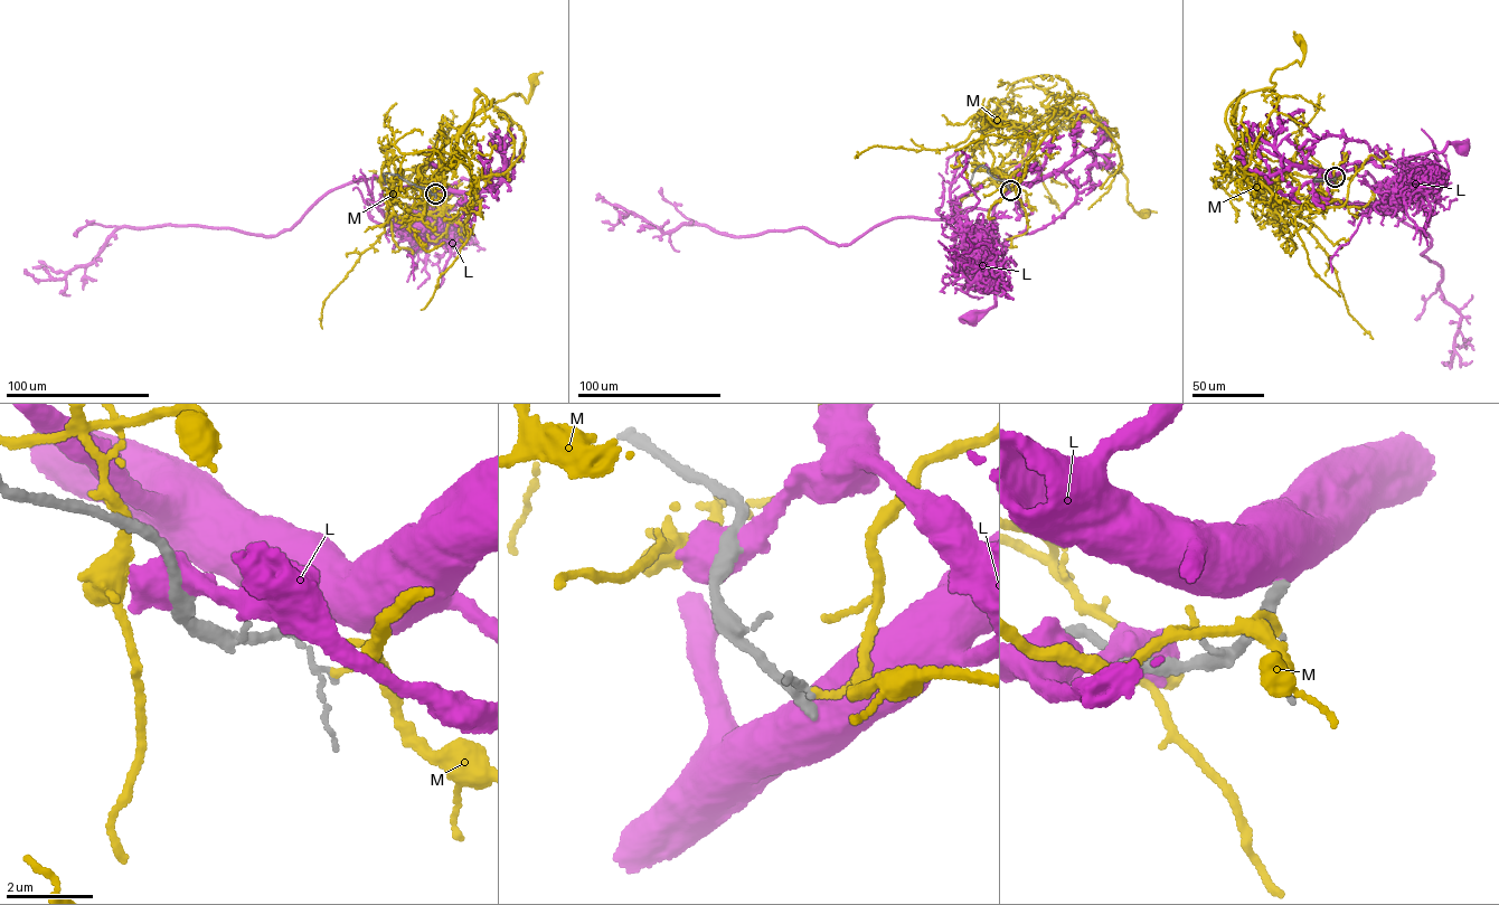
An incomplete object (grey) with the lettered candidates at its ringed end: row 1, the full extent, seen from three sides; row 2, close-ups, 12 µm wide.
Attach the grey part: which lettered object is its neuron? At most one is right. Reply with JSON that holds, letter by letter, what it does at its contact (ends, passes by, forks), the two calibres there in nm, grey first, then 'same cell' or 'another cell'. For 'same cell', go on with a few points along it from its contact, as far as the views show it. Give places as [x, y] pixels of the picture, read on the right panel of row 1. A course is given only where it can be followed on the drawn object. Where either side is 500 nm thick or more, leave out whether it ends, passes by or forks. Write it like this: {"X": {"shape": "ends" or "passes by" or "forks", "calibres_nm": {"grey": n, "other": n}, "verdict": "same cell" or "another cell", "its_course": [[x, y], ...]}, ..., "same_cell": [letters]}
{"L": {"calibres_nm": {"grey": 190, "other": 900}, "verdict": "another cell"}, "M": {"shape": "ends", "calibres_nm": {"grey": 100, "other": 110}, "verdict": "another cell"}, "same_cell": []}

